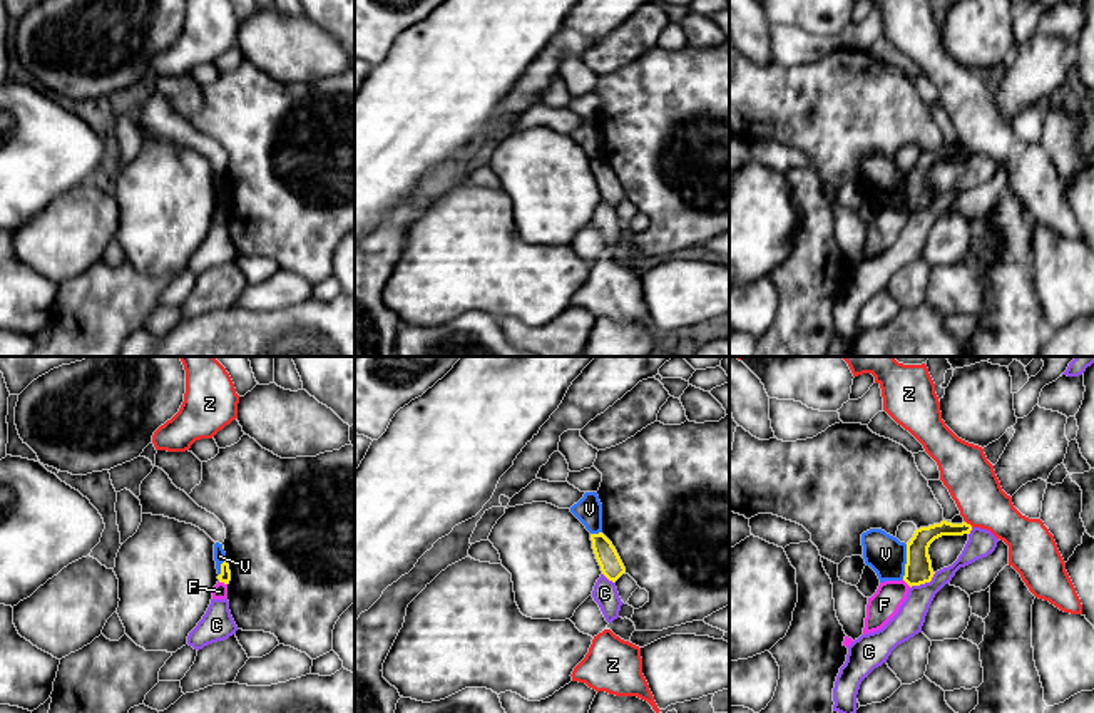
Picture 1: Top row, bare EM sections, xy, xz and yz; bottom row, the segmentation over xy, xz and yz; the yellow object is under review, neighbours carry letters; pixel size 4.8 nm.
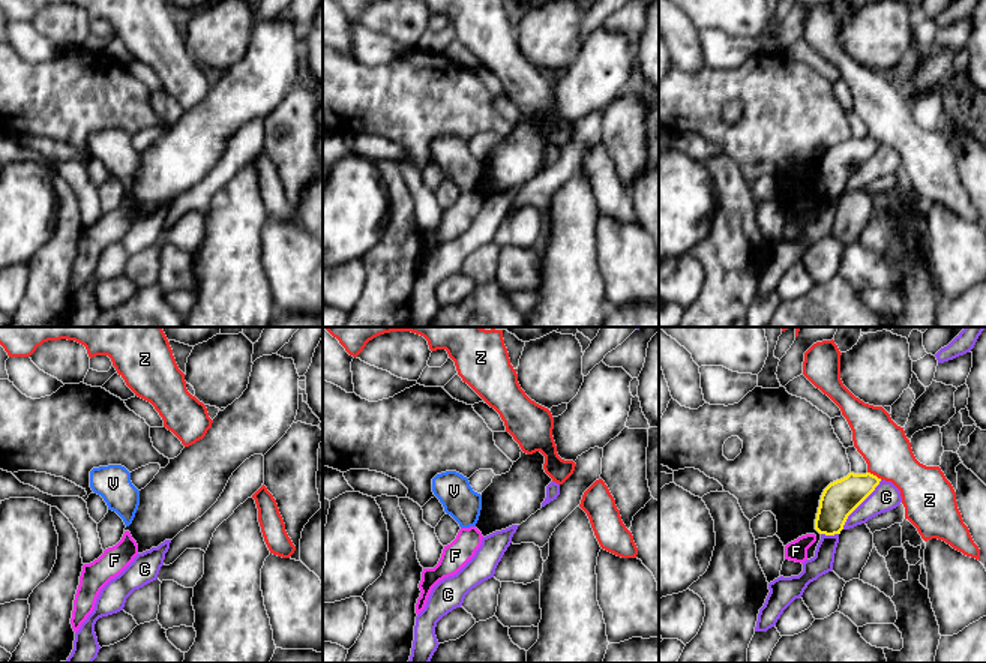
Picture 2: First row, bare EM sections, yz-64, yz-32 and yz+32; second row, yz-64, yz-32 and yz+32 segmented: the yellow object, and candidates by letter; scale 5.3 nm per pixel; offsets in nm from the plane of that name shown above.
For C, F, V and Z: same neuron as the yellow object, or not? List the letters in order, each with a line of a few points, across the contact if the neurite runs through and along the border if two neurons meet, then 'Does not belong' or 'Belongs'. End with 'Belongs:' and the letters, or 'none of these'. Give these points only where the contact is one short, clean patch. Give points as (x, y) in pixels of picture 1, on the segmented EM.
C: Does not belong
F: Line: xy (218, 581), (226, 584). Does not belong
V: Line: yz (907, 544), (905, 574), (902, 578). Does not belong
Z: Line: yz (966, 521), (972, 526). Does not belong
Belongs: none of these

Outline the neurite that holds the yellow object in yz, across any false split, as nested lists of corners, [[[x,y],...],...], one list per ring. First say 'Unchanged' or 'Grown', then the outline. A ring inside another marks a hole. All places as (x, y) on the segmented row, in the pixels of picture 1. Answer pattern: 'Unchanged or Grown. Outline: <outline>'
Unchanged. Outline: [[[947,521],[917,529],[913,537],[907,542],[907,564],[903,581],[910,587],[930,582],[935,574],[928,556],[930,544],[942,536],[964,536],[970,534],[970,531],[972,526],[967,522],[952,524]]]

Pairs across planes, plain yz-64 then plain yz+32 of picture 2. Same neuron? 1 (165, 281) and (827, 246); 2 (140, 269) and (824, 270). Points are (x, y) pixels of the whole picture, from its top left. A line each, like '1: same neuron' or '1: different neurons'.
1: different neurons
2: same neuron

